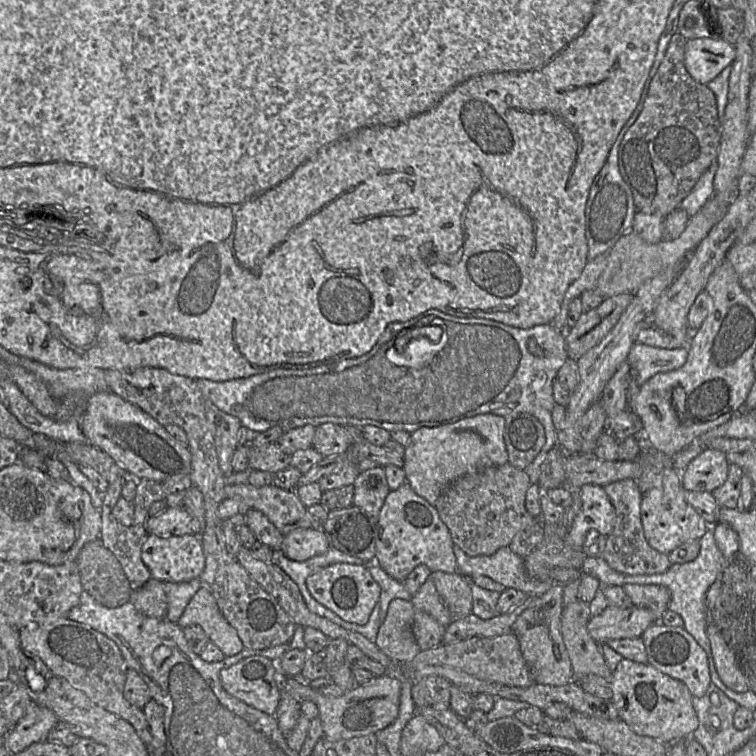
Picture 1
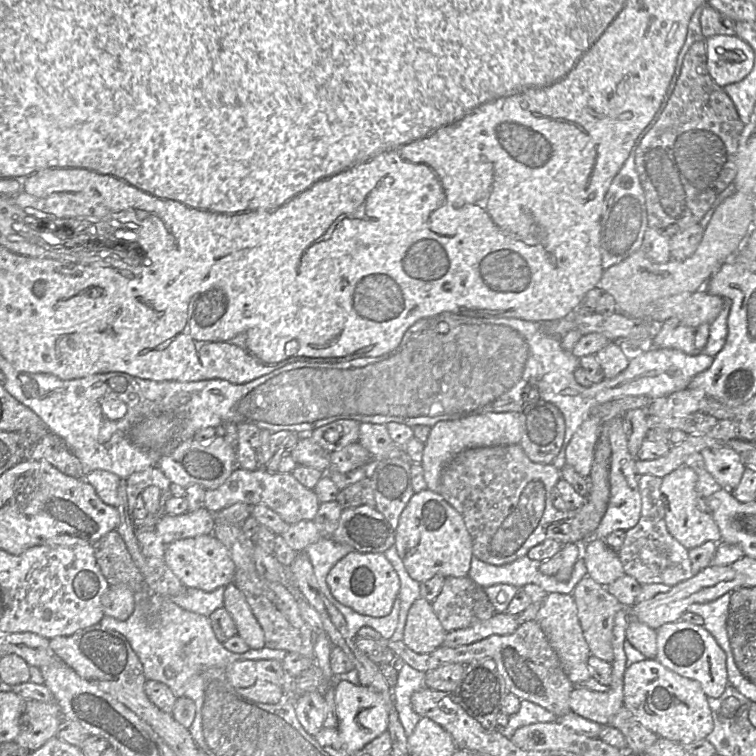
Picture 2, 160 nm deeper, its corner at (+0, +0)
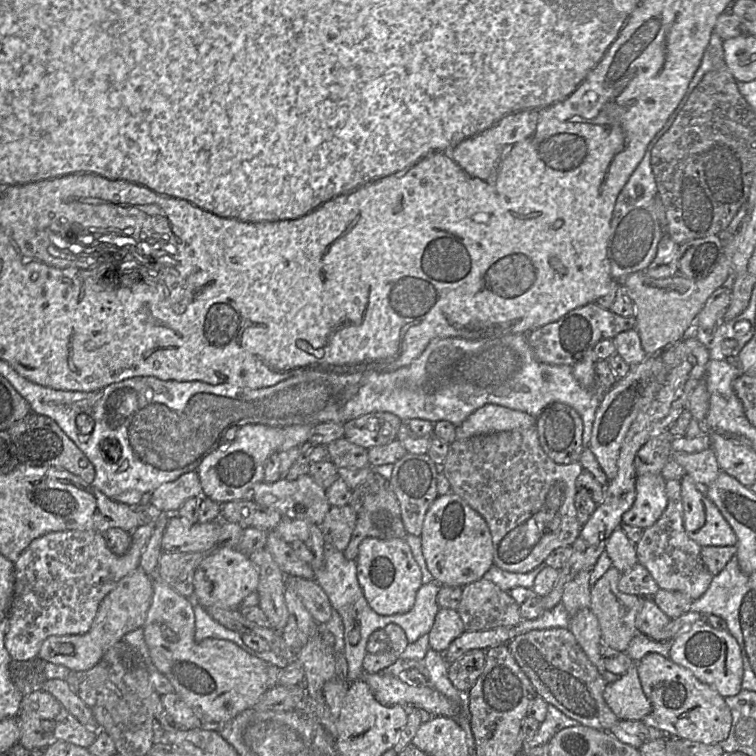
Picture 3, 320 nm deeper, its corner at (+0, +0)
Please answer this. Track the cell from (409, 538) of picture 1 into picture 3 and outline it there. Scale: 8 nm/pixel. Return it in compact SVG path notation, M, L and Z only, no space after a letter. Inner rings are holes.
M439 495L434 500L425 515L420 538L426 566L440 585L464 587L482 579L494 565L492 536L487 522L457 495Z

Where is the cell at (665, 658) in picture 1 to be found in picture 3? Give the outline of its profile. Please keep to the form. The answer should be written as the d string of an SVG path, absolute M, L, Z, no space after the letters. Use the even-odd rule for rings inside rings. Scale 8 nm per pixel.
M703 621L679 633L670 644L668 658L689 669L701 682L723 697L735 696L743 689L742 651L738 641L727 630L715 629Z

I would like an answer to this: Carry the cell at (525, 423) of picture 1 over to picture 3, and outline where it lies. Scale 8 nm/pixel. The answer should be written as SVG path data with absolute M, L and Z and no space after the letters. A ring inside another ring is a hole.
M554 402L546 406L538 417L537 428L544 452L558 464L579 460L583 445L583 421L571 406Z

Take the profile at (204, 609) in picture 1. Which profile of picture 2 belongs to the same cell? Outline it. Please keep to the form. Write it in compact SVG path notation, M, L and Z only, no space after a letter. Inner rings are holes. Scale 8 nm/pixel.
M230 584L223 589L223 594L223 608L233 619L237 628L237 636L241 637L252 650L264 648L263 629L243 593L234 584Z

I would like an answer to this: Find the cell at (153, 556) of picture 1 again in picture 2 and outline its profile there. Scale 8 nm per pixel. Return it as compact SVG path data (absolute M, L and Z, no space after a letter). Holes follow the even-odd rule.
M212 534L174 541L165 547L164 562L187 589L214 591L233 583L236 566L228 549Z

